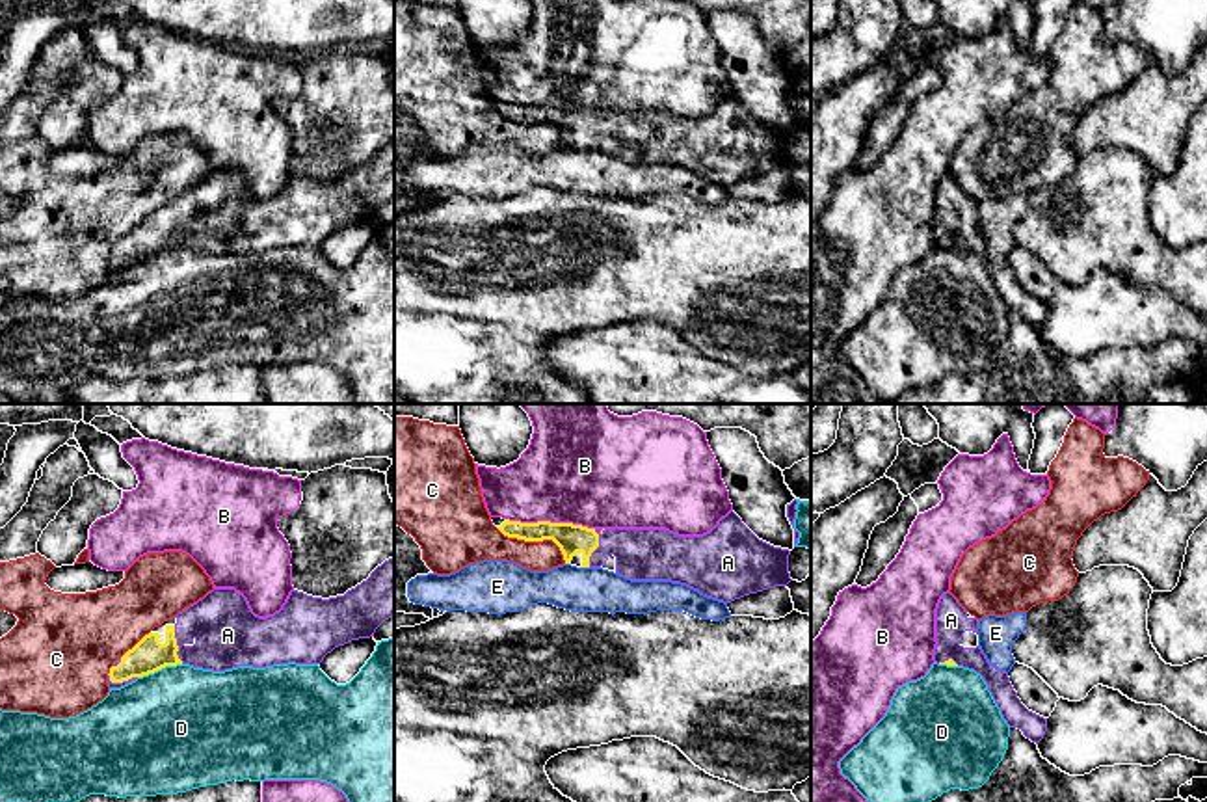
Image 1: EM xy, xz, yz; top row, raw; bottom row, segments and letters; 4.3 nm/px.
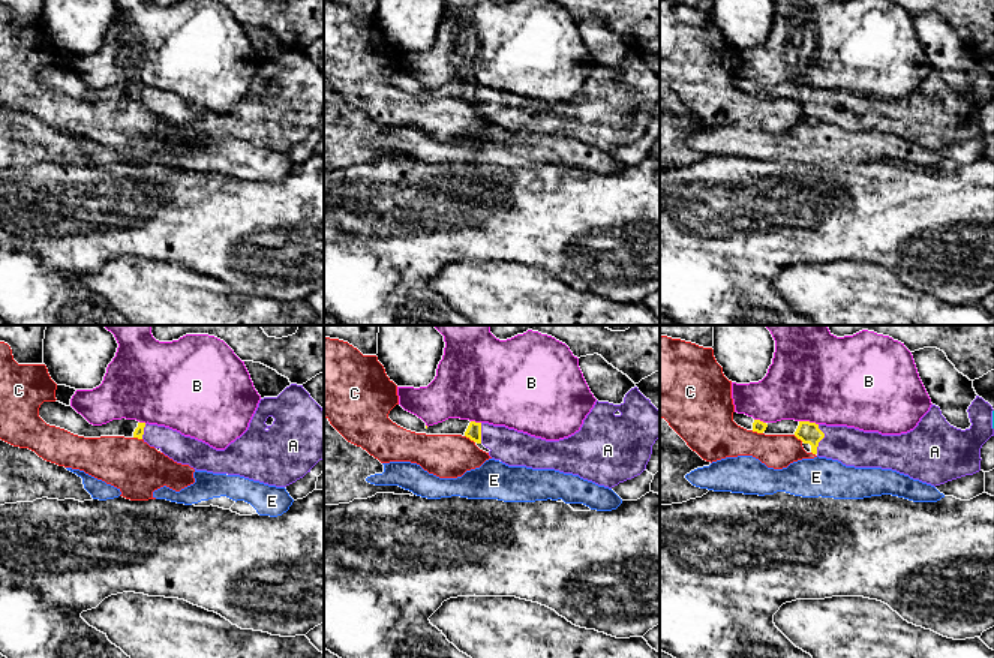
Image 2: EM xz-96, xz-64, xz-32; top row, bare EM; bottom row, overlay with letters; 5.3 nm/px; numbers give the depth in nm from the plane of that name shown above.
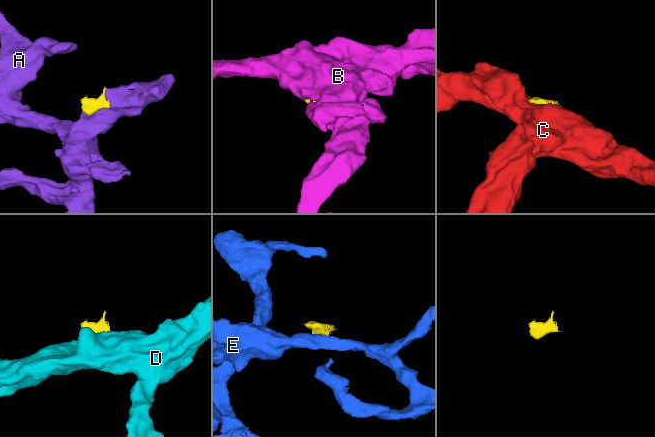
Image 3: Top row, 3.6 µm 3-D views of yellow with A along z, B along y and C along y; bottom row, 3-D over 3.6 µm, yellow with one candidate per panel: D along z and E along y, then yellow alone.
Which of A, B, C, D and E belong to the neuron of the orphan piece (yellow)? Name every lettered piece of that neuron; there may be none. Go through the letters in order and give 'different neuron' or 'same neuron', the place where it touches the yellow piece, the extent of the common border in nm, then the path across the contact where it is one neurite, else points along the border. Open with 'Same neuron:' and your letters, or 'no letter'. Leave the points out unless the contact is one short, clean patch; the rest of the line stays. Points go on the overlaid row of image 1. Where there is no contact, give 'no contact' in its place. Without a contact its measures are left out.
Same neuron: A
A: same neuron; meets yellow in xz at (597, 546); contact 180 nm long
B: different neuron; meets yellow in xz at (549, 521); contact 380 nm long
C: different neuron; meets yellow in xz at (534, 540); contact 340 nm long
D: different neuron; meets yellow in xy at (159, 668); contact 200 nm long; border along xy (181, 663), (138, 678)
E: different neuron; meets yellow in xz at (586, 566); contact 30 nm long; border along xz (583, 566), (588, 568)

